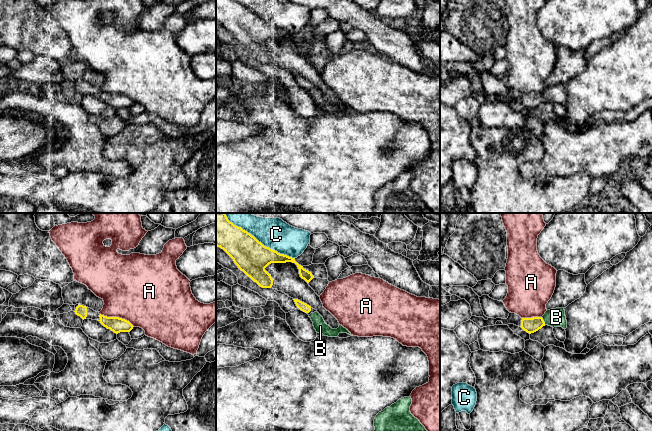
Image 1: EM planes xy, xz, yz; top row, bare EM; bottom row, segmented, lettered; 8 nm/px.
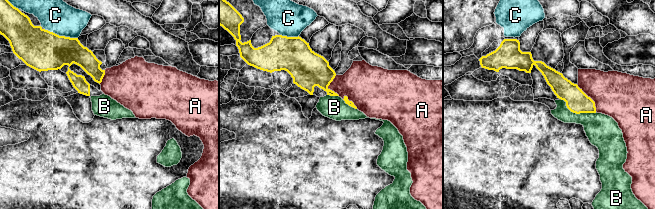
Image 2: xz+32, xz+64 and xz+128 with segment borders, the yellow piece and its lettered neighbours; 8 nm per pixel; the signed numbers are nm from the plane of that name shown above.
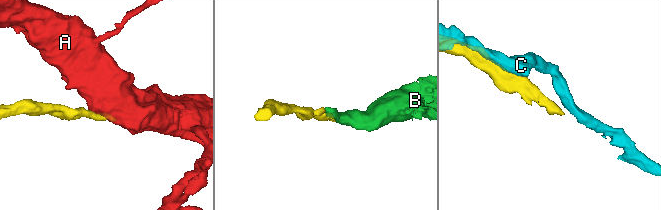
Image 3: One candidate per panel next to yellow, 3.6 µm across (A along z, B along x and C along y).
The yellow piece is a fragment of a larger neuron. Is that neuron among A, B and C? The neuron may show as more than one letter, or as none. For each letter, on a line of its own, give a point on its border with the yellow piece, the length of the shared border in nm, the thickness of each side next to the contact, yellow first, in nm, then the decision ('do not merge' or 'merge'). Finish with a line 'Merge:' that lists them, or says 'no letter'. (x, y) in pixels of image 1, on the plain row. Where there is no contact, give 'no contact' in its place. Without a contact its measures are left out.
A: meets yellow in xy at (117, 93); contact 300 nm long; 120 nm thick on the yellow side, 480 nm on the other; do not merge
B: meets yellow in yz at (543, 97); contact 70 nm long; 120 nm thick on the yellow side, 140 nm on the other; merge
C: meets yellow in xz at (263, 21); contact 550 nm long; 280 nm thick on the yellow side, 240 nm on the other; do not merge
Merge: B

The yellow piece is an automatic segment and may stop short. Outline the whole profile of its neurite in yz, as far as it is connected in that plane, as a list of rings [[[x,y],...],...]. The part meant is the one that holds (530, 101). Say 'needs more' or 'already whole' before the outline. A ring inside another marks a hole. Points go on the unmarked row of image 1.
needs more; [[[556,84],[547,86],[542,93],[522,94],[521,104],[527,109],[531,110],[543,102],[548,101],[551,103],[567,104],[567,96],[564,84]]]

